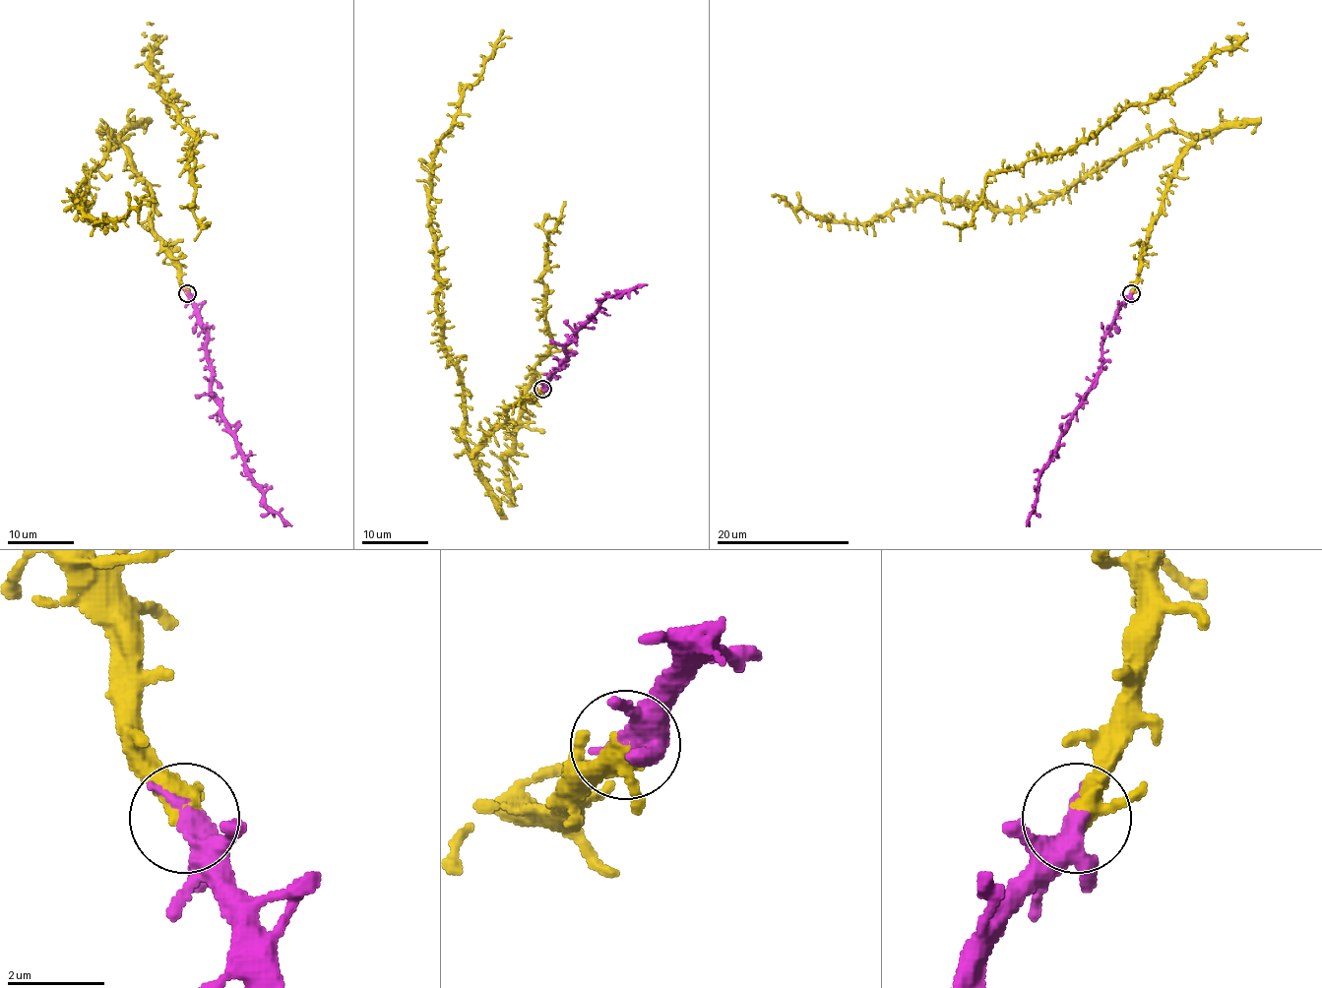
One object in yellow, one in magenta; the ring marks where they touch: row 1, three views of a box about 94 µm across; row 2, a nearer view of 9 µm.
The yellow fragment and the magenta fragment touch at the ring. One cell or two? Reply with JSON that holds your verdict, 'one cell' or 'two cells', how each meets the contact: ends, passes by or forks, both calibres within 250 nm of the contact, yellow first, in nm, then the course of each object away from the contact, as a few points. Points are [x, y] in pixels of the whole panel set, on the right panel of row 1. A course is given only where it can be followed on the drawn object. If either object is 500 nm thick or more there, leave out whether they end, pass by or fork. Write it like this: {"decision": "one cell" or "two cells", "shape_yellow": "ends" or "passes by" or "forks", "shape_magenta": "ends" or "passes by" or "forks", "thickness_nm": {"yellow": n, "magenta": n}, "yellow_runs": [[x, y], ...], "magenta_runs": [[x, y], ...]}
{"decision": "one cell", "shape_yellow": "passes by", "shape_magenta": "passes by", "thickness_nm": {"yellow": 360, "magenta": 360}, "yellow_runs": [[1130, 293], [1192, 139], [1175, 131], [1019, 209], [919, 197], [869, 222], [831, 222], [771, 194]], "magenta_runs": [[1130, 293], [1103, 337], [1101, 363], [1092, 389], [1040, 475], [1038, 500], [1026, 526]]}

